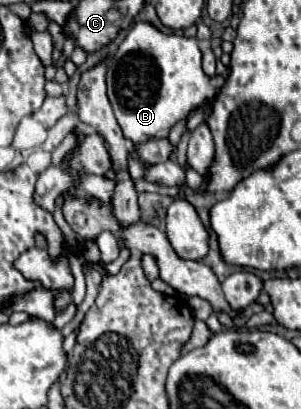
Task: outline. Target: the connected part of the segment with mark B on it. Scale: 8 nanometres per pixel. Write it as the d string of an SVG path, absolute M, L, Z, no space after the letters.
M149 22L133 24L107 70L107 94L113 112L125 138L131 138L135 144L145 142L145 138L165 138L171 126L193 108L215 100L223 84L223 76L207 76L203 72L197 38L175 32L165 34Z

